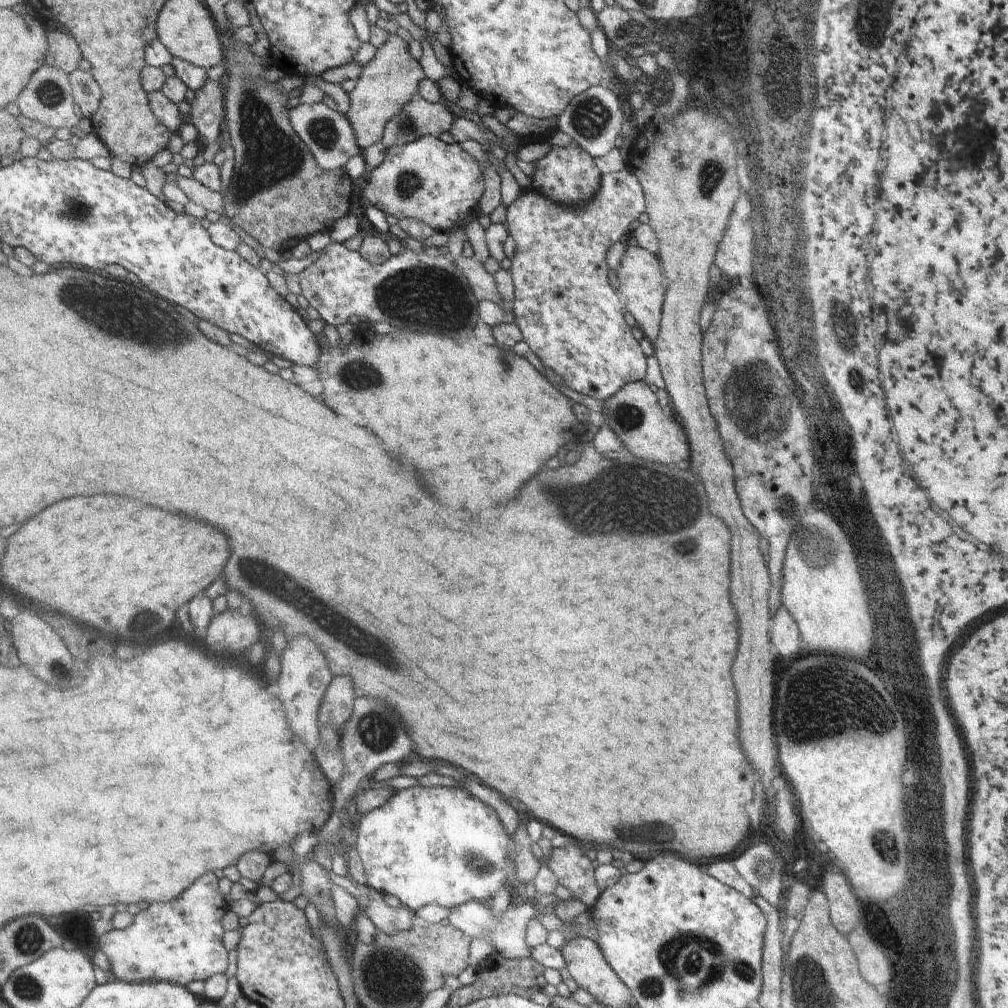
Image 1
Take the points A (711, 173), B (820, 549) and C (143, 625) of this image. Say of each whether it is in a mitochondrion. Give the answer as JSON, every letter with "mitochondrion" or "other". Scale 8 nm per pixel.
{"A":"mitochondrion","B":"mitochondrion","C":"mitochondrion"}

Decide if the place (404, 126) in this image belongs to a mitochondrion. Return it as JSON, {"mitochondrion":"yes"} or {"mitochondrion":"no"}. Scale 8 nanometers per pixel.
{"mitochondrion":"yes"}

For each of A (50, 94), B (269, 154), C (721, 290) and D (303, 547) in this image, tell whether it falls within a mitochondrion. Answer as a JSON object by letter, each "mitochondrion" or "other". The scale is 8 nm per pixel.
{"A":"mitochondrion","B":"mitochondrion","C":"other","D":"other"}

